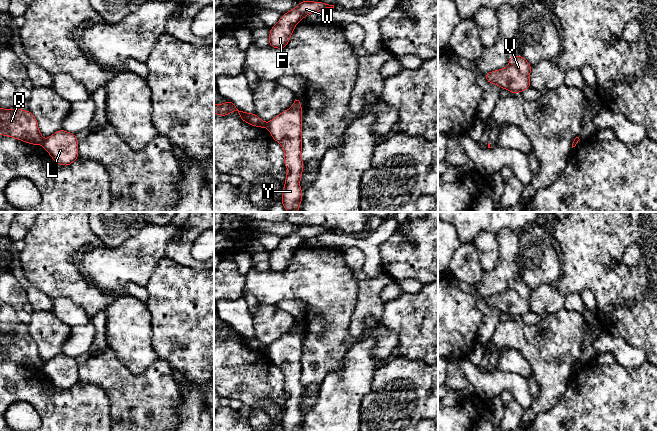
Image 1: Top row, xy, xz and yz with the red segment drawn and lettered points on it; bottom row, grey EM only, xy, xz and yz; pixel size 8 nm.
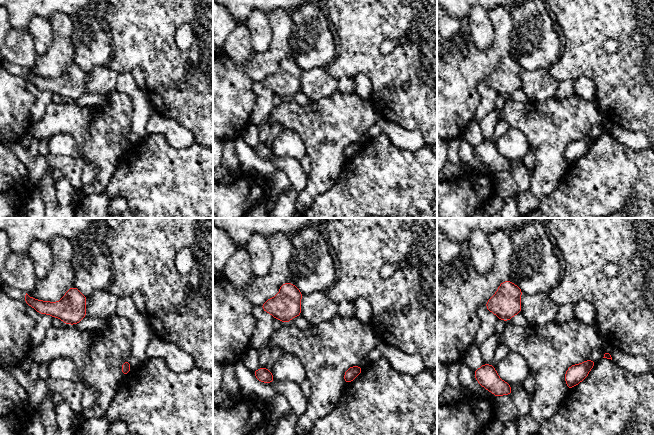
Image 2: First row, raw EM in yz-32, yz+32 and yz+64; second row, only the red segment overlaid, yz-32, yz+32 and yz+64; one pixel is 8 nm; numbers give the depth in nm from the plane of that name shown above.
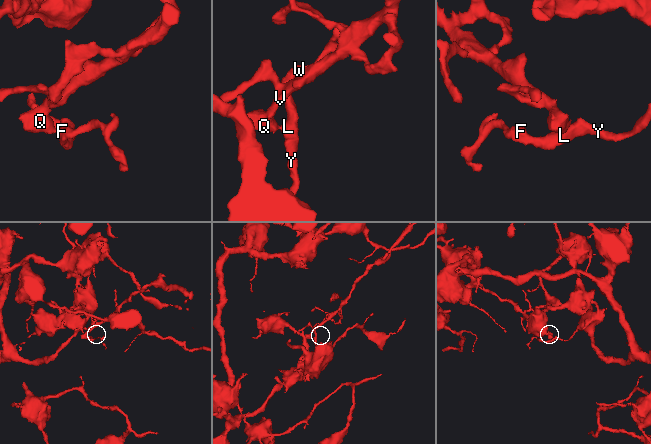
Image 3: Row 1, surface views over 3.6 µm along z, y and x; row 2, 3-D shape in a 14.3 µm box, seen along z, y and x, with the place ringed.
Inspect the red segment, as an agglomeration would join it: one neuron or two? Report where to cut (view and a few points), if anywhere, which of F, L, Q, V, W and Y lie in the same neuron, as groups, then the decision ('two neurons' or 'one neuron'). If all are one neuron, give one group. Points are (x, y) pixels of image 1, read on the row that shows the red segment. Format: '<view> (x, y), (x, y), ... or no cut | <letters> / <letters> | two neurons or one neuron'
xy (44, 140), (41, 144) | F L W Y / Q V | two neurons

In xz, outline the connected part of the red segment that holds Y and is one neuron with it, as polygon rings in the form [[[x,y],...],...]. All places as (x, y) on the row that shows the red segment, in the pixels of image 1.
[[[299,97],[286,111],[267,123],[267,128],[274,140],[283,148],[284,163],[288,169],[281,202],[288,212],[298,212],[302,202],[300,179],[303,171],[302,150],[302,106]]]

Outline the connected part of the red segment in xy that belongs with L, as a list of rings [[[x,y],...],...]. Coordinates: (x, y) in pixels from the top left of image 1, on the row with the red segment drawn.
[[[65,130],[55,132],[45,139],[42,145],[60,165],[68,166],[78,159],[78,139]]]

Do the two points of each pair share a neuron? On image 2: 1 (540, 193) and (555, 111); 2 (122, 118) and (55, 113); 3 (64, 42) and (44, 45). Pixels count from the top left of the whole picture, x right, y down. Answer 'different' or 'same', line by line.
1: same
2: same
3: different

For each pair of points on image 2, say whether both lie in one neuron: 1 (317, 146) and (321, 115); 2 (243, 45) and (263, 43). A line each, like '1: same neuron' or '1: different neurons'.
1: same neuron
2: different neurons

